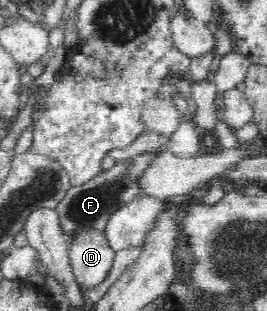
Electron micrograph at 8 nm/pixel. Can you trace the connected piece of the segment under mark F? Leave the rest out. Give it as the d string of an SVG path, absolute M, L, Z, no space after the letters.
M159 149L141 152L131 159L116 159L111 169L101 169L90 180L81 185L70 185L62 200L57 203L54 211L59 217L59 225L69 238L88 228L104 231L110 216L141 194L141 177L151 167L151 163L159 159Z

